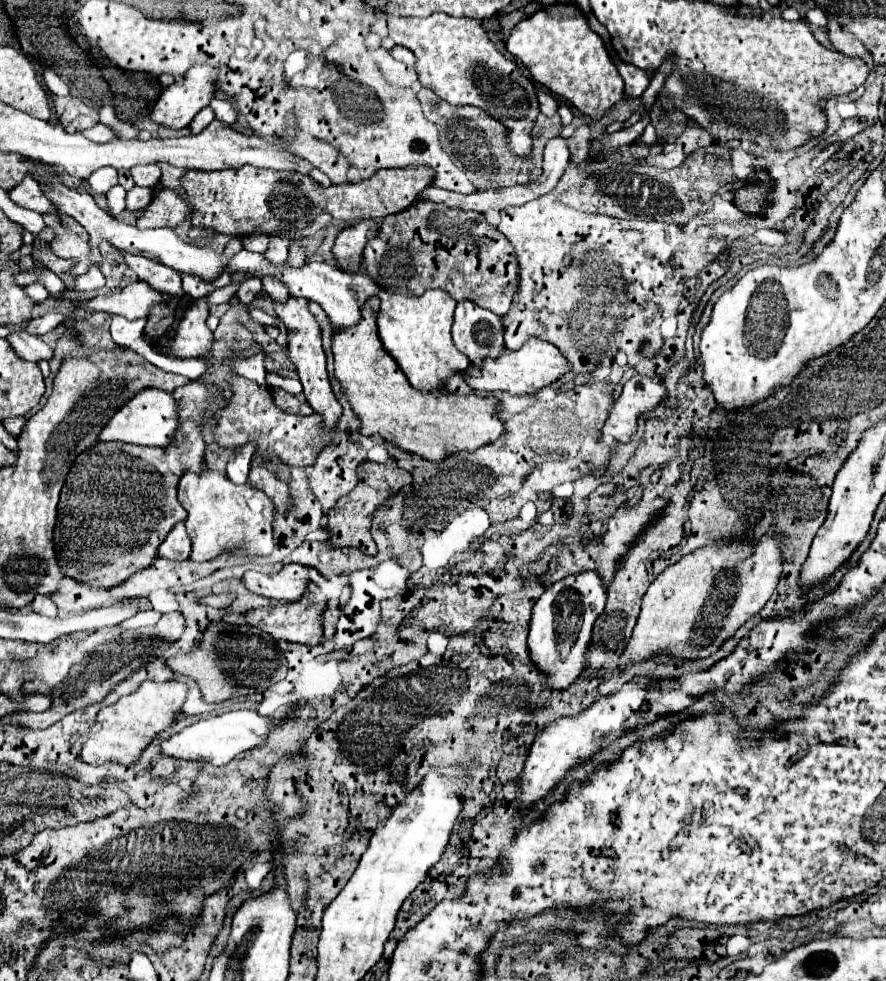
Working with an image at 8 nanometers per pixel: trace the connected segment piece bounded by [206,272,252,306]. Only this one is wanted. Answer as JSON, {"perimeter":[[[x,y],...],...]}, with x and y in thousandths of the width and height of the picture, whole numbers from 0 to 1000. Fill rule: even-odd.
{"perimeter":[[[271,277],[262,280],[261,290],[258,290],[258,292],[242,296],[233,302],[236,312],[247,311],[249,309],[257,309],[262,305],[262,303],[264,303],[273,285],[283,282],[284,281],[281,279],[274,279]]]}

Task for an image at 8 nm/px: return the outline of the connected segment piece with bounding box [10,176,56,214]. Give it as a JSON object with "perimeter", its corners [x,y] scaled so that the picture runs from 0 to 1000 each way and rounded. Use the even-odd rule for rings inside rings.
{"perimeter":[[[29,179],[16,194],[11,194],[11,200],[14,200],[14,206],[25,210],[25,212],[32,212],[32,214],[38,214],[38,216],[45,216],[45,218],[63,216],[63,212],[45,196],[43,186],[36,183],[36,179]]]}

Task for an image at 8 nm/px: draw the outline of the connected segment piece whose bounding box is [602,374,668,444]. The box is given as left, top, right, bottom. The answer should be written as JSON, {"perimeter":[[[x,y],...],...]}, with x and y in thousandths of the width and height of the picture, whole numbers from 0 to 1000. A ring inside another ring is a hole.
{"perimeter":[[[720,381],[720,383],[713,383],[713,385],[704,391],[704,398],[702,398],[700,406],[693,408],[693,414],[691,414],[691,418],[688,418],[688,424],[686,424],[679,440],[686,442],[686,444],[691,444],[691,446],[695,446],[695,449],[702,451],[702,453],[709,453],[711,446],[716,444],[718,436],[720,436],[720,426],[722,426],[725,422],[731,422],[731,420],[736,420],[738,416],[743,416],[752,406],[754,406],[754,398],[749,396],[747,387],[734,385],[734,383],[722,383],[722,381]]]}

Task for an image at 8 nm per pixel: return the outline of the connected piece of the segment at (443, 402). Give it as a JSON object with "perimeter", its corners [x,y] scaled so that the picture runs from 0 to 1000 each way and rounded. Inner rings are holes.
{"perimeter":[[[424,304],[413,306],[409,312],[409,326],[400,334],[377,338],[377,373],[379,385],[388,402],[393,404],[400,420],[409,428],[406,440],[411,444],[429,444],[445,453],[454,461],[472,463],[485,471],[499,471],[517,461],[535,461],[542,455],[560,451],[569,442],[569,432],[562,426],[564,408],[542,402],[476,402],[465,396],[458,383],[451,379],[442,363],[431,355],[427,347],[424,320],[429,308]]]}

